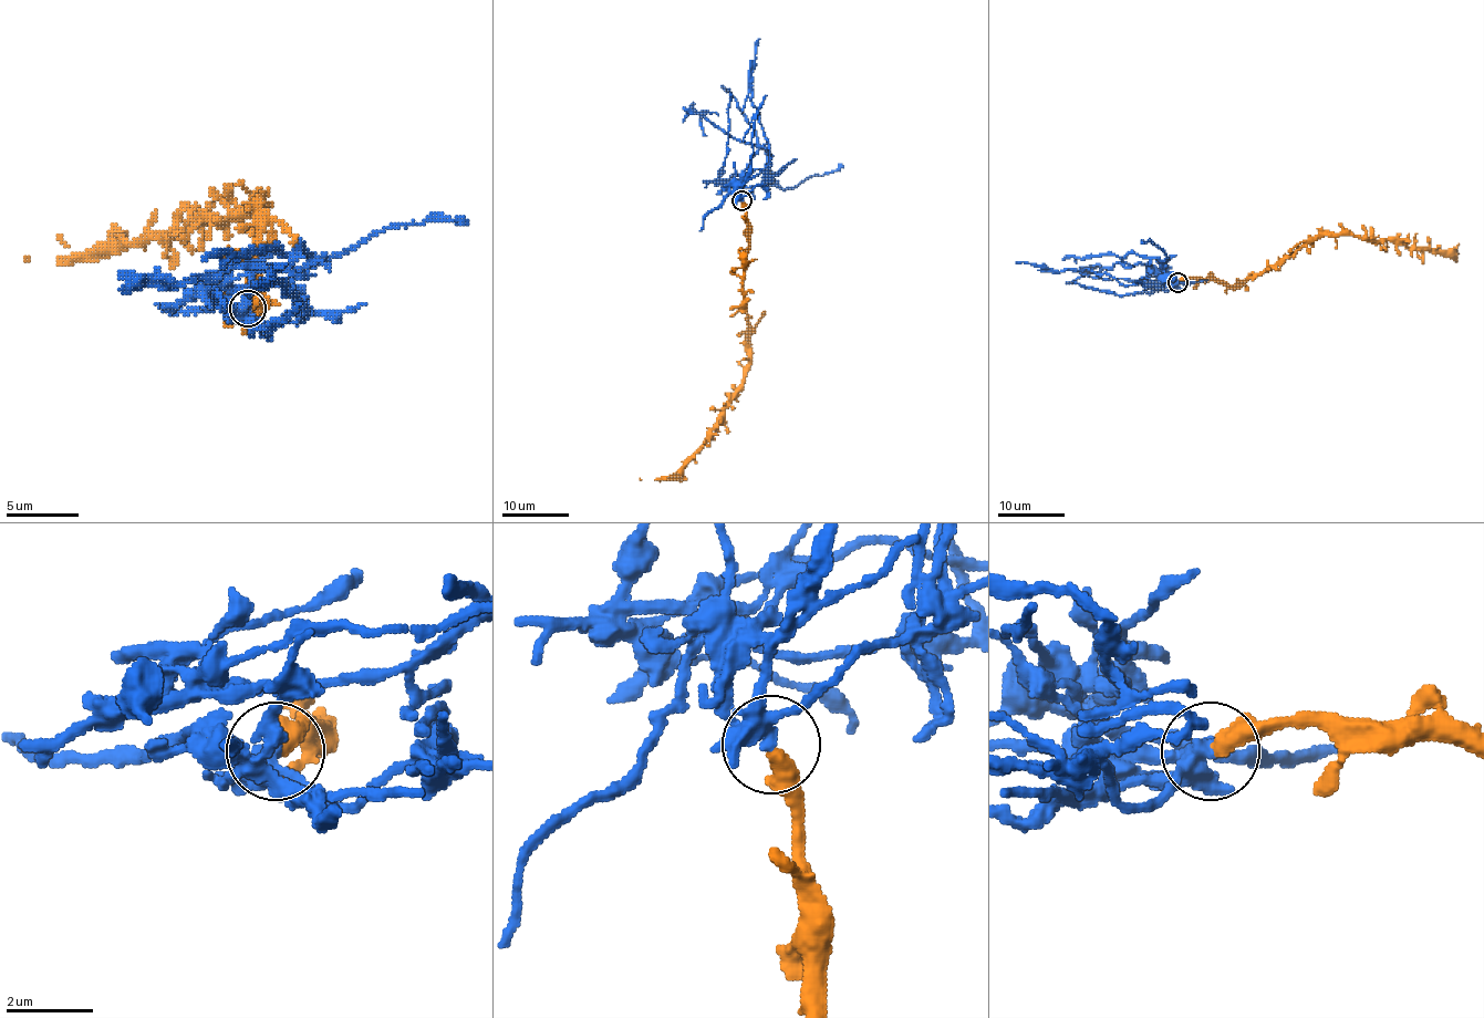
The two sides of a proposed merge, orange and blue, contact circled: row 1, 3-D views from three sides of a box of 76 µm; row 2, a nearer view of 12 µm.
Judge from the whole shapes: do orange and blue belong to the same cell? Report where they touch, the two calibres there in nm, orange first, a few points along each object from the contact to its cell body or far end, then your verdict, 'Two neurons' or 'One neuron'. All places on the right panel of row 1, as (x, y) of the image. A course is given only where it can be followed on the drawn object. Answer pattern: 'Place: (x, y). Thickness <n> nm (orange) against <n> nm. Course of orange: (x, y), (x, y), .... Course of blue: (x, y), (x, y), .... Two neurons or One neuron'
Place: (1178, 282). Thickness 440 nm (orange) against 320 nm. Course of orange: (1178, 282), (1186, 278), (1243, 286), (1318, 237), (1353, 234), (1402, 240), (1409, 247), (1430, 247), (1455, 260). Course of blue: (1178, 282), (1170, 290), (1158, 286), (1122, 286), (1104, 273), (1085, 268), (1045, 271), (1039, 267), (1016, 261). Two neurons

